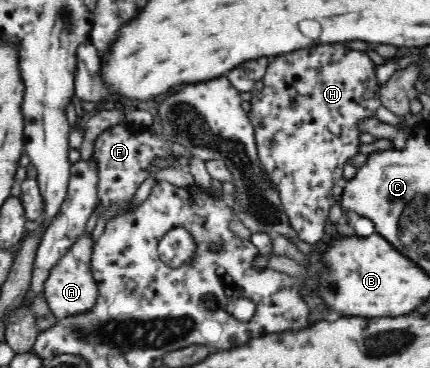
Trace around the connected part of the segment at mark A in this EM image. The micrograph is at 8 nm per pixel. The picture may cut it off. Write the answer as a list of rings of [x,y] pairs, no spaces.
[[[81,236],[74,245],[58,259],[58,263],[50,269],[46,281],[44,281],[43,293],[49,310],[57,319],[86,313],[94,307],[98,297],[98,284],[90,271],[90,255],[92,253],[92,237]]]

